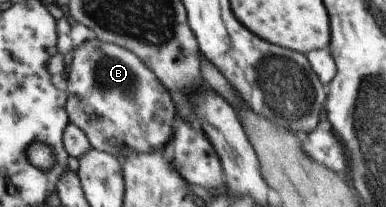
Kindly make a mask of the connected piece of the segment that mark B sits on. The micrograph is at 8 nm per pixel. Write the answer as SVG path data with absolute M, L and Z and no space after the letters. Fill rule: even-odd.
M96 38L75 50L68 72L70 123L79 126L95 149L116 156L147 155L172 138L176 104L149 65L130 49Z

